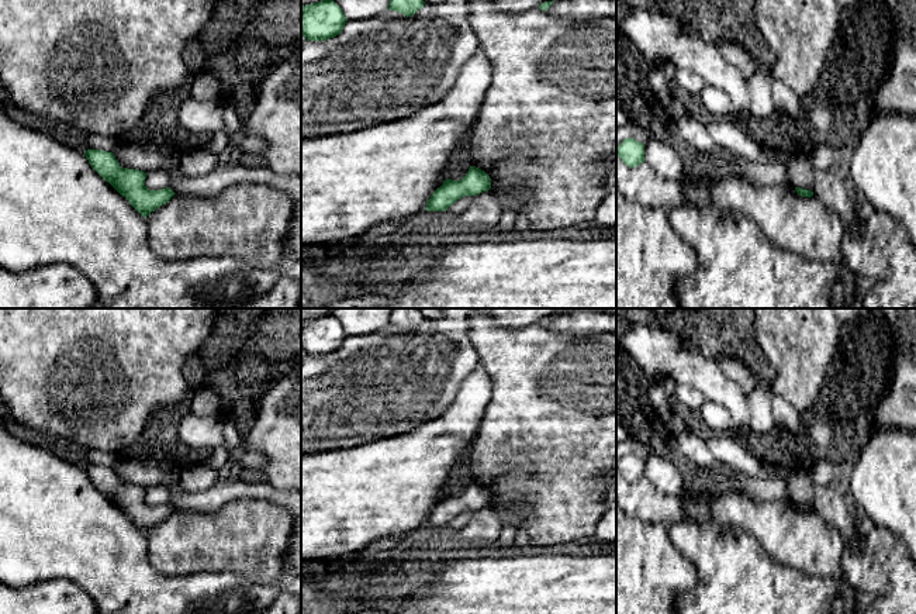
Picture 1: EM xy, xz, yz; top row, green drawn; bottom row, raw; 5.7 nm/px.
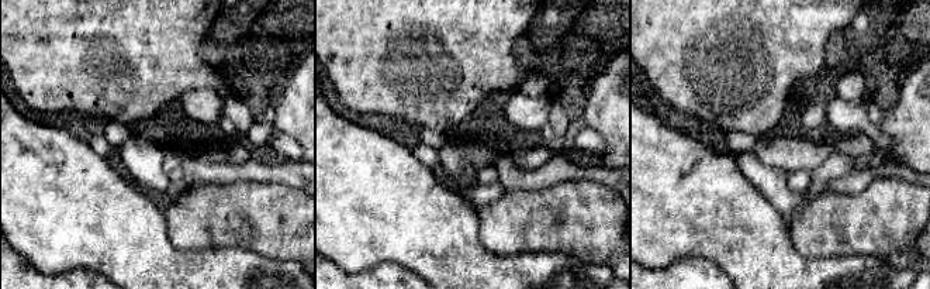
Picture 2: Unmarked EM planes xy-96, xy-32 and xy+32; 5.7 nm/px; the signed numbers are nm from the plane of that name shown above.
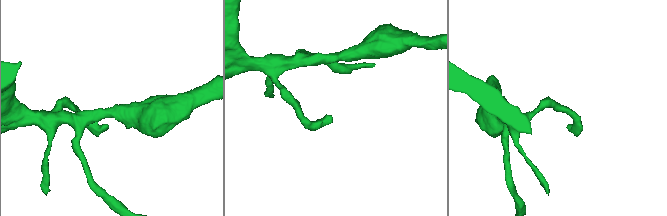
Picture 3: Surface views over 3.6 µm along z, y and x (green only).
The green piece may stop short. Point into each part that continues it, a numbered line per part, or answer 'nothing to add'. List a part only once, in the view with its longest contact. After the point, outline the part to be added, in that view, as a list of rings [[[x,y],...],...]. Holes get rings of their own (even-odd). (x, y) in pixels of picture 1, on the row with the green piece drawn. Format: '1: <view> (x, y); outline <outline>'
nothing to add

